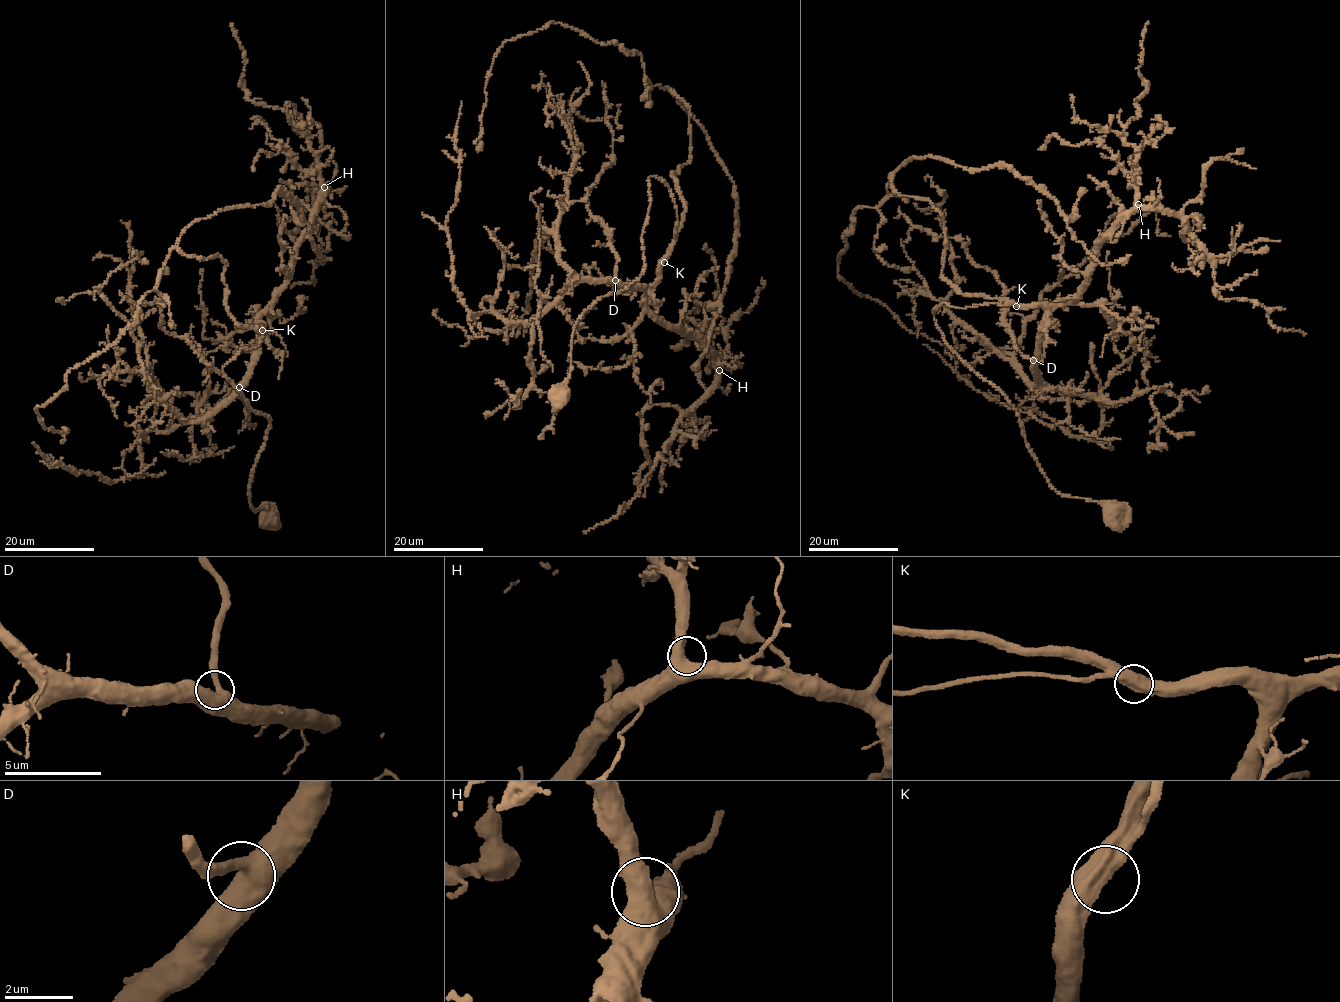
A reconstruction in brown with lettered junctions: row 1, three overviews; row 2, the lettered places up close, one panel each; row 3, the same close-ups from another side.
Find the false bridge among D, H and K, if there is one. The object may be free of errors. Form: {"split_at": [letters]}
{"split_at": []}

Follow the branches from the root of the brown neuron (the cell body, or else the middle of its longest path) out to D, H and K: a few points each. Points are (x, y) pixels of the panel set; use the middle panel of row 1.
D: (561, 394), (580, 316), (641, 274), (655, 177), (676, 208), (671, 251), (646, 288), (615, 280)
H: (561, 394), (580, 316), (641, 274), (650, 177), (670, 189), (677, 222), (647, 307), (690, 330), (719, 370)
K: (561, 394), (580, 316), (641, 274), (650, 177), (670, 189), (676, 208), (674, 243), (664, 261)

